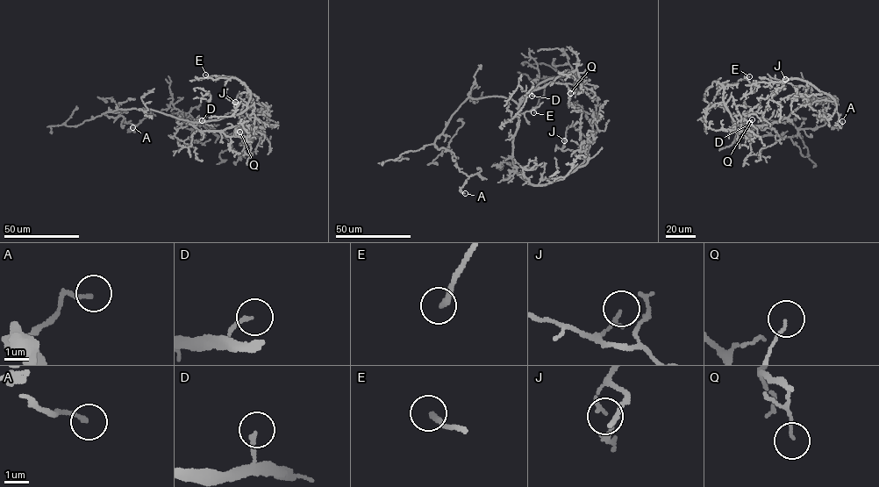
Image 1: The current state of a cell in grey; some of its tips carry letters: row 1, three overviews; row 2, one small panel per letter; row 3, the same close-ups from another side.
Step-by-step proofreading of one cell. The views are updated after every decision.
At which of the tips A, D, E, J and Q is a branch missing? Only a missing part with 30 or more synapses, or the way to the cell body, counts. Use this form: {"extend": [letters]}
{"extend": ["E"]}

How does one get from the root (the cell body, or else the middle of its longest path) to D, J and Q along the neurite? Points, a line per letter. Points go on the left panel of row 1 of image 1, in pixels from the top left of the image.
D: (185, 122), (187, 124), (189, 121), (202, 120)
J: (185, 122), (182, 112), (219, 136), (246, 131), (253, 121), (231, 113), (235, 102)
Q: (185, 122), (200, 131), (218, 131), (235, 126), (239, 134), (239, 132)

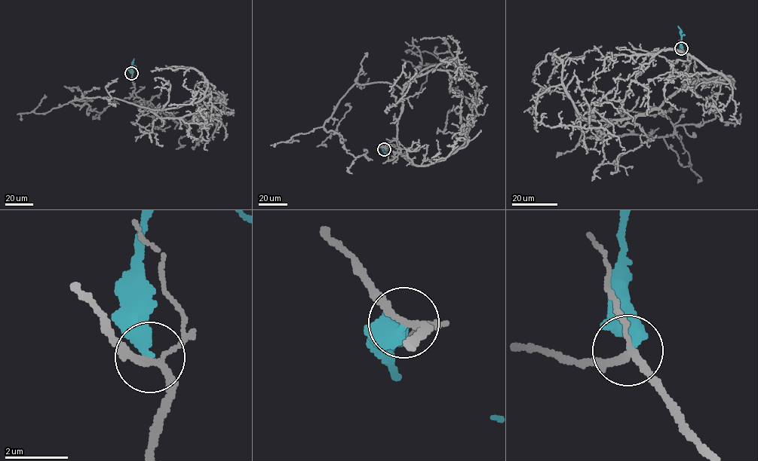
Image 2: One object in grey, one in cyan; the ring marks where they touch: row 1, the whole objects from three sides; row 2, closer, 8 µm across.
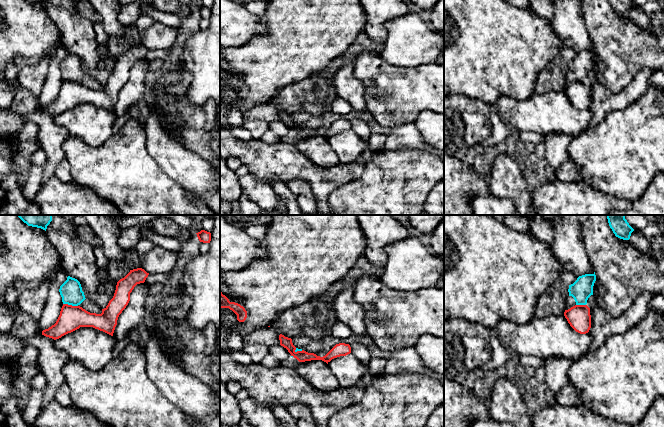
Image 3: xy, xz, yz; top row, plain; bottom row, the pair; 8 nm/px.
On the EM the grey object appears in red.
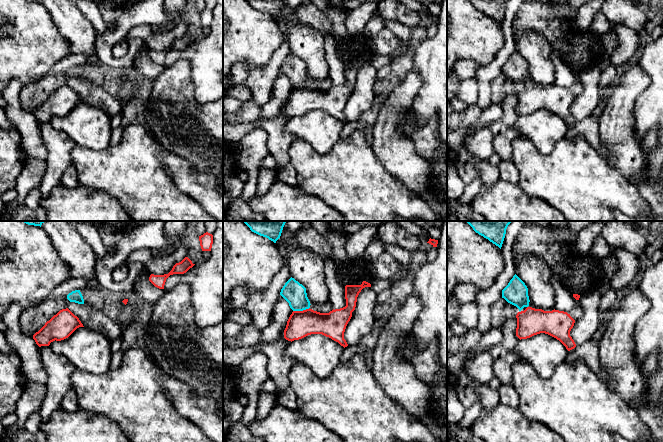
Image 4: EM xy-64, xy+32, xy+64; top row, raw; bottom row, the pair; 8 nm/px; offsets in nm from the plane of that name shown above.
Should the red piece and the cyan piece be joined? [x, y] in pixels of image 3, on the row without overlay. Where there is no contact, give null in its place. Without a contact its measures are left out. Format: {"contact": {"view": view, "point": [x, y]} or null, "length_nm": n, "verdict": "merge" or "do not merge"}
{"contact": {"view": "xy", "point": [70, 81]}, "length_nm": 120, "verdict": "do not merge"}

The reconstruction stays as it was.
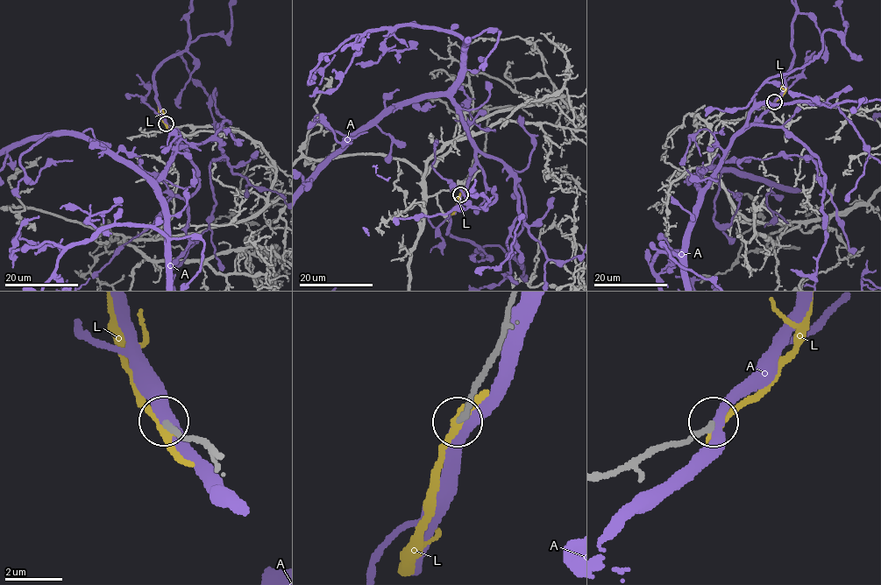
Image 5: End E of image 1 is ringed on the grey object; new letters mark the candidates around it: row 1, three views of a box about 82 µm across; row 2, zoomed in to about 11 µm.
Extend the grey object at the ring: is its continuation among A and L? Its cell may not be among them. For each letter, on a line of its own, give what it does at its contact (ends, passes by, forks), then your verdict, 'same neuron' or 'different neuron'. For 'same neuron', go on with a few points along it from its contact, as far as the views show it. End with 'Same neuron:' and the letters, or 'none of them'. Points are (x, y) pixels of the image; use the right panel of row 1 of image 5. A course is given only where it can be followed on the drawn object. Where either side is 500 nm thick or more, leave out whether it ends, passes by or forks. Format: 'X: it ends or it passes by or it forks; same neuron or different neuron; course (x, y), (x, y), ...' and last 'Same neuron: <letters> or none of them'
A: it passes by; different neuron
L: it passes by; different neuron
Same neuron: none of them

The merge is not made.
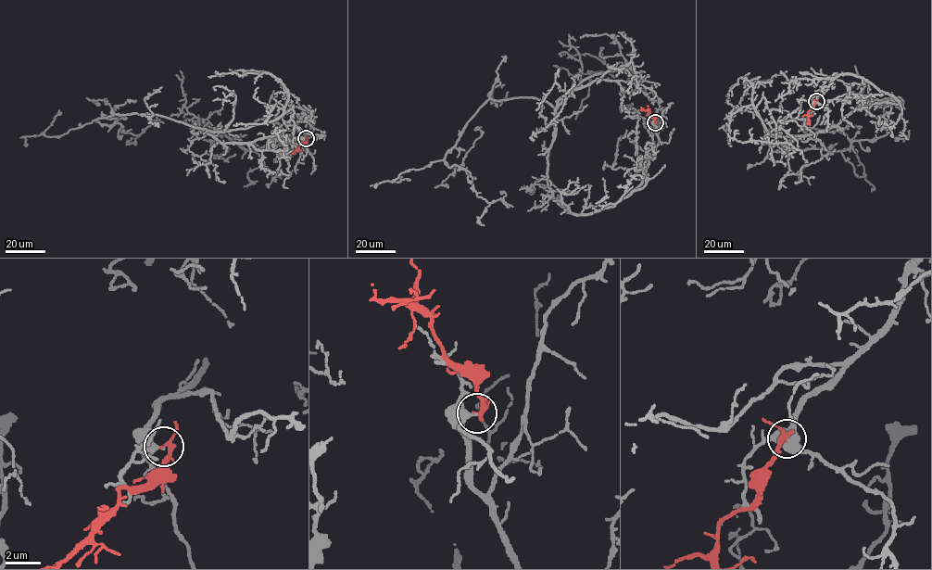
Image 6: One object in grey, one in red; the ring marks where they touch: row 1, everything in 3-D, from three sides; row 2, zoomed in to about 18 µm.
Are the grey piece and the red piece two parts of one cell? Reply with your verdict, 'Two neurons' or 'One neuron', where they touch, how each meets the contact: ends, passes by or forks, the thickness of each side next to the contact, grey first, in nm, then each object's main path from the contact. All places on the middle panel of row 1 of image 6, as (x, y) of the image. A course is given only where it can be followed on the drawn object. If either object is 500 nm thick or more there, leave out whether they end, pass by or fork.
Two neurons. Place: (655, 122). At the ring grey ends. At the ring red passes by. Thickness 400 nm (grey) against 240 nm. Course of grey: (654, 123), (639, 186), (579, 215), (548, 184), (554, 108), (488, 99), (444, 159), (489, 203), (484, 225). Course of red: (654, 122), (649, 111), (640, 109)

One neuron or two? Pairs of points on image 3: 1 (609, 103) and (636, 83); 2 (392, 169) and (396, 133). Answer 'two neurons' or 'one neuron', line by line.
1: one neuron
2: two neurons

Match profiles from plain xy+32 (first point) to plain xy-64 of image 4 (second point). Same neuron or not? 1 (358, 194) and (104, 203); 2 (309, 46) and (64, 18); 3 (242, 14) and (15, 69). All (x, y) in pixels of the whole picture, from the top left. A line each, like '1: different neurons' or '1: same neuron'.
1: different neurons
2: same neuron
3: same neuron

